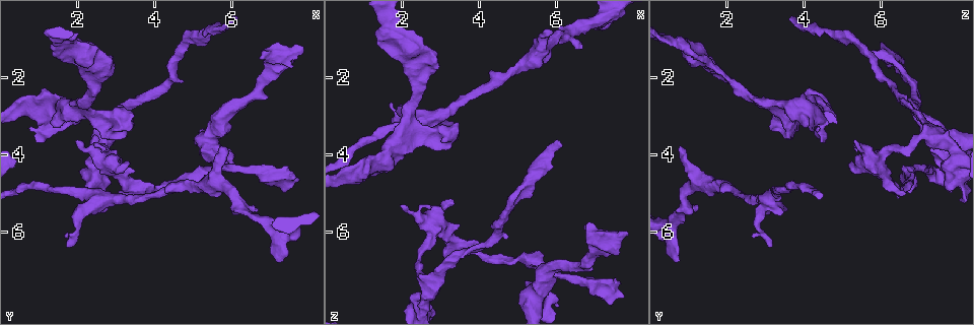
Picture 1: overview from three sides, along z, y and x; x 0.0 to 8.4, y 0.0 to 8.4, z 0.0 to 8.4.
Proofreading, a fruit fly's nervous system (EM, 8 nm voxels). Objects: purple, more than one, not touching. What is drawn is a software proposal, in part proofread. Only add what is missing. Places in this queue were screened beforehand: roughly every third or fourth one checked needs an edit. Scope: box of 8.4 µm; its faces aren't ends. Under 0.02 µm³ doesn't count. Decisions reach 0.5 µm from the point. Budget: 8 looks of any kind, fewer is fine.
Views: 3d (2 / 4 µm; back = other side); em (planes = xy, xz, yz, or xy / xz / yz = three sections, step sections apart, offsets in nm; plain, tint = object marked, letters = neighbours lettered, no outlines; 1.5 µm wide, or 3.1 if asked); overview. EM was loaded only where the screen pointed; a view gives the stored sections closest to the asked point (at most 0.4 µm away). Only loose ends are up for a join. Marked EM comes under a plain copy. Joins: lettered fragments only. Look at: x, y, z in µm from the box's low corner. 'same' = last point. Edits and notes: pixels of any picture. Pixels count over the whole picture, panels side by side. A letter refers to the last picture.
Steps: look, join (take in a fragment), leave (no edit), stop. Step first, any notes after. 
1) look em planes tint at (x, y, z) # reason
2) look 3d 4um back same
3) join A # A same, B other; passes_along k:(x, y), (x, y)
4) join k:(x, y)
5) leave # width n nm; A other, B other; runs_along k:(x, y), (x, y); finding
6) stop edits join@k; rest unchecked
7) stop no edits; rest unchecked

look em xy step 4 letters at (3.35, 4.15, 5.20) # an open end

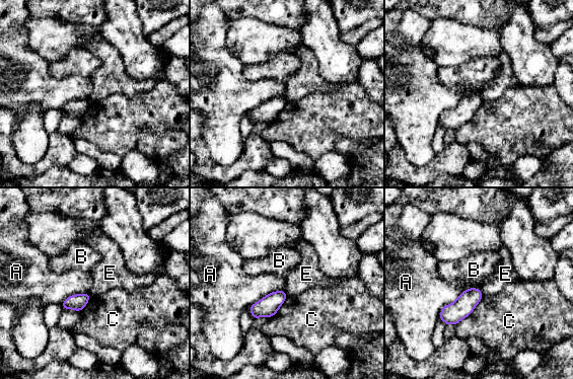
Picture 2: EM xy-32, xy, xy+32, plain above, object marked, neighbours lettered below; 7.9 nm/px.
leave # longest_contact C 340 nm; A other, B other, C other, E other; no lettered fragment goes on from it

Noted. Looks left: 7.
look em yz step 8 tint at (1.00, 3.70, 4.45) # free end

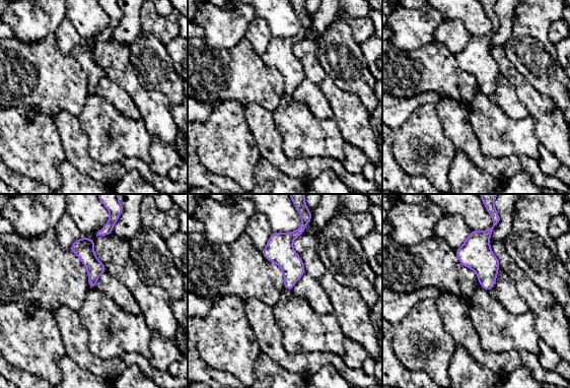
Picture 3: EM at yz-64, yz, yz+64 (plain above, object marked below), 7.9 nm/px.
look em planes letters same

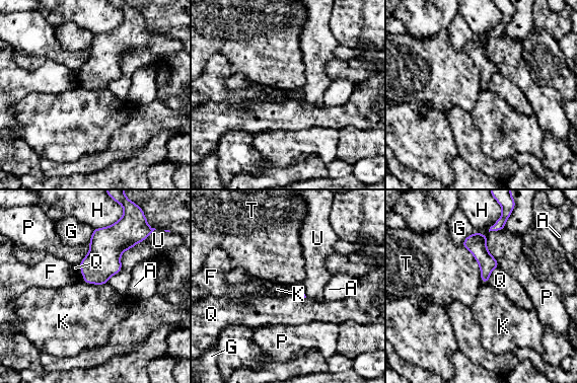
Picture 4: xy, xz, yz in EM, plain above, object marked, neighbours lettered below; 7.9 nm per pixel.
leave # A other, F other, G other, H other, K other, P other, Q other, T other, U other; border 4:(83, 279), (86, 283), (106, 284); none of them fits

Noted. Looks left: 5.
look em planes letters at (7.65, 4.60, 7.70) # end of a long branch

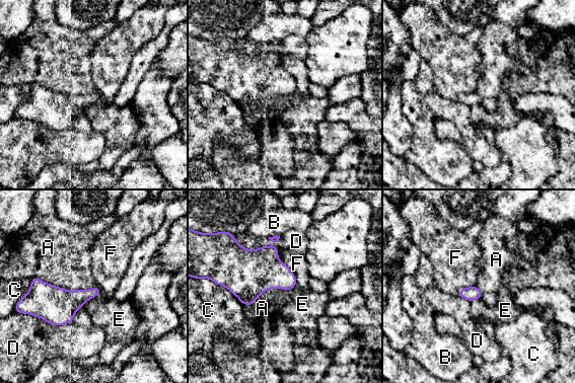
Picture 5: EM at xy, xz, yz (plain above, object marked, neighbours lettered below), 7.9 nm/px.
leave # A other, B other, C other, D other, E other, F other; border 5:(31, 278), (68, 290), (96, 287); none of them fits

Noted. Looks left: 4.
stop no edits; rest unchecked

